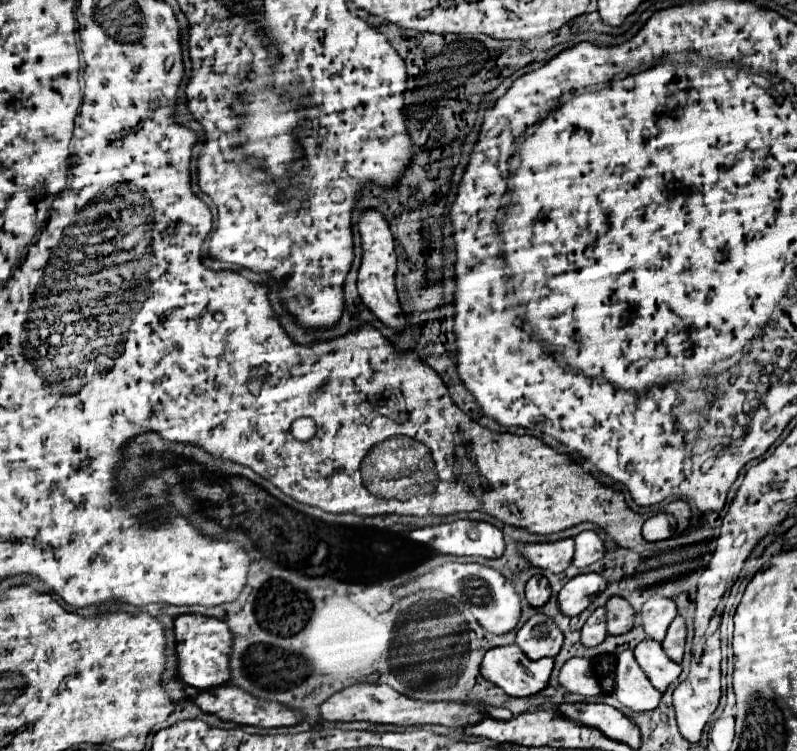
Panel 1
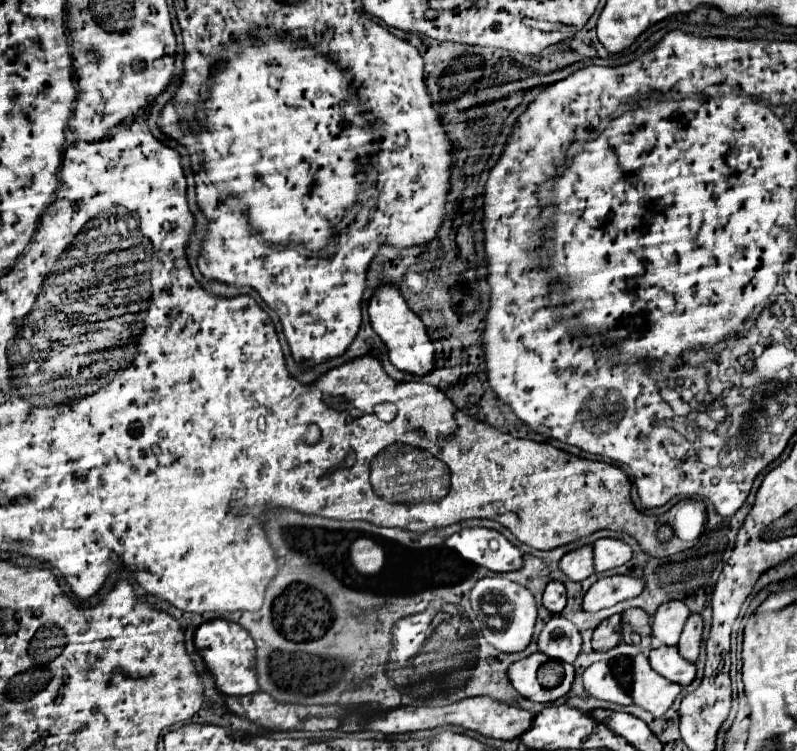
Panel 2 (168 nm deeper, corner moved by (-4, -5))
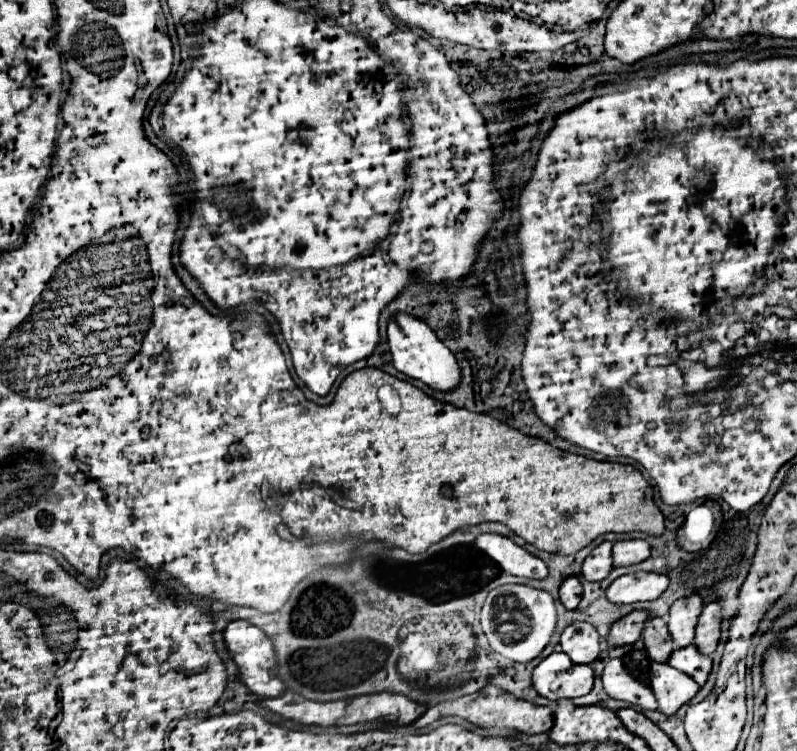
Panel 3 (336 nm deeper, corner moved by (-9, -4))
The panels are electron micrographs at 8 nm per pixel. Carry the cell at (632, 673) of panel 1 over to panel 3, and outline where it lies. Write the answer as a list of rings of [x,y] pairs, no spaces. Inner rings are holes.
[[[651,662],[651,690],[657,698],[659,712],[673,716],[697,694],[699,684],[665,662]]]

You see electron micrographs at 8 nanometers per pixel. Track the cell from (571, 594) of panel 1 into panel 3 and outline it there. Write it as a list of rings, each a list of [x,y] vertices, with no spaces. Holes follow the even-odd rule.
[[[629,572],[611,582],[605,596],[611,604],[633,604],[659,598],[669,584],[669,578],[653,572]]]

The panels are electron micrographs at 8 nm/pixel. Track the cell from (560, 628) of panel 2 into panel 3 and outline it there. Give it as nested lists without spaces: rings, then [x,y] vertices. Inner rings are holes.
[[[573,622],[561,632],[557,648],[563,650],[575,664],[589,664],[601,652],[601,638],[591,624]]]

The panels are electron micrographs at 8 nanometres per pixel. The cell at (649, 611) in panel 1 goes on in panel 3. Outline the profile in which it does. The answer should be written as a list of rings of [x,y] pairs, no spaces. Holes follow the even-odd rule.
[[[697,594],[687,596],[687,598],[679,598],[671,606],[667,628],[669,628],[675,648],[683,648],[683,646],[693,644],[695,624],[701,614],[701,608],[703,608],[703,600]]]

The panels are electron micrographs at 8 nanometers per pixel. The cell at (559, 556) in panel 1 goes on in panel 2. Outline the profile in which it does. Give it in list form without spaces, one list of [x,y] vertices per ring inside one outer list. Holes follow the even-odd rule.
[[[584,545],[568,555],[562,557],[560,569],[572,579],[572,581],[584,581],[594,573],[594,553],[592,545]]]

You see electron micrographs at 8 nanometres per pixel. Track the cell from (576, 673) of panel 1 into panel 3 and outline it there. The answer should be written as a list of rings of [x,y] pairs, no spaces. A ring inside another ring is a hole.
[[[609,660],[601,674],[601,680],[605,692],[611,698],[629,702],[633,706],[639,706],[641,710],[657,710],[657,702],[655,696],[651,694],[651,688],[647,688],[647,684],[633,678],[625,670],[621,660]]]

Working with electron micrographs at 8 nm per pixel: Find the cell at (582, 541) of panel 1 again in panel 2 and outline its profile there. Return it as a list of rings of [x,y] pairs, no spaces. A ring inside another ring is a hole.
[[[598,539],[594,543],[594,567],[598,573],[620,567],[632,559],[632,547],[620,539]]]

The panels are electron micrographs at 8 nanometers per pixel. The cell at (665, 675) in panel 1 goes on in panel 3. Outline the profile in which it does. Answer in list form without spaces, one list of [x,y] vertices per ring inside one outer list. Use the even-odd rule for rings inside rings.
[[[685,646],[685,648],[671,652],[667,664],[689,674],[691,678],[695,678],[695,682],[699,686],[705,684],[709,672],[711,672],[711,658],[705,654],[699,654],[699,650],[695,646]]]

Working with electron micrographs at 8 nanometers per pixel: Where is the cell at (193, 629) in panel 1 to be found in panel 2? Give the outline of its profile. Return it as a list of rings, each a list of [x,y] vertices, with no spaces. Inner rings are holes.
[[[226,619],[208,621],[196,629],[194,643],[196,643],[200,655],[204,657],[210,673],[214,675],[218,689],[224,695],[248,695],[248,693],[256,693],[260,689],[258,677],[254,671],[254,655],[256,655],[254,639],[242,625],[226,621]]]

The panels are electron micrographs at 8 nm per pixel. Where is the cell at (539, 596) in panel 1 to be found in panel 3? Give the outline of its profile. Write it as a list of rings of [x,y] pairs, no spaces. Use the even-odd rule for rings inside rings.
[[[569,576],[563,580],[563,584],[559,588],[559,600],[567,610],[577,608],[579,600],[581,600],[581,584],[579,584],[577,576]]]

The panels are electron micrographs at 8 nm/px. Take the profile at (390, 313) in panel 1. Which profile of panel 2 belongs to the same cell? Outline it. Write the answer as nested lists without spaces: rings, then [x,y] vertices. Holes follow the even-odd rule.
[[[382,285],[376,291],[376,295],[372,297],[372,301],[368,305],[368,313],[370,313],[372,329],[384,341],[384,345],[388,349],[388,359],[396,369],[410,373],[410,375],[418,375],[418,377],[434,371],[436,353],[434,353],[434,345],[428,337],[428,331],[426,331],[422,319],[406,305],[406,301],[402,299],[402,293],[394,285]]]

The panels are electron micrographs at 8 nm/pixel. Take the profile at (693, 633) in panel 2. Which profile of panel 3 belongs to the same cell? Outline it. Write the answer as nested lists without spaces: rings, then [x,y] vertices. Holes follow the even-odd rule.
[[[715,602],[705,604],[695,628],[695,646],[701,654],[709,656],[715,652],[721,632],[719,624],[721,624],[721,608]]]

